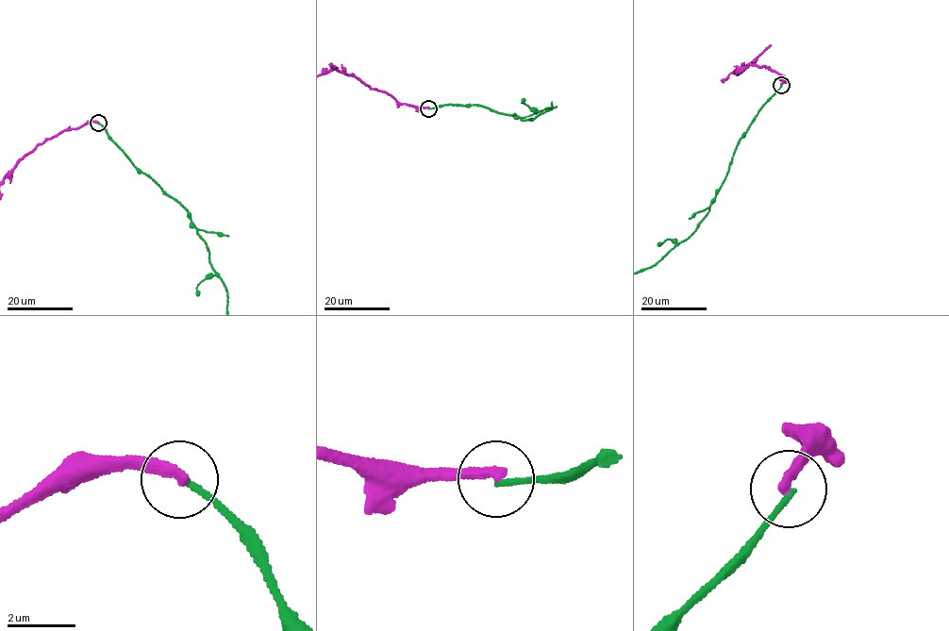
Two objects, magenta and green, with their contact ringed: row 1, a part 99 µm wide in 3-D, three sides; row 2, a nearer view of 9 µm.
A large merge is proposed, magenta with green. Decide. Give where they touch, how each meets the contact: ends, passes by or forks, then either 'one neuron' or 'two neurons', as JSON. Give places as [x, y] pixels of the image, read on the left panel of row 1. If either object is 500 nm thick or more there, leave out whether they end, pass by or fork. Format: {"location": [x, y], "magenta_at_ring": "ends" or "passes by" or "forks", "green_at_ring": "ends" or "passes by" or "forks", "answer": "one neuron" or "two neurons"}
{"location": [98, 123], "magenta_at_ring": "ends", "green_at_ring": "ends", "answer": "two neurons"}

